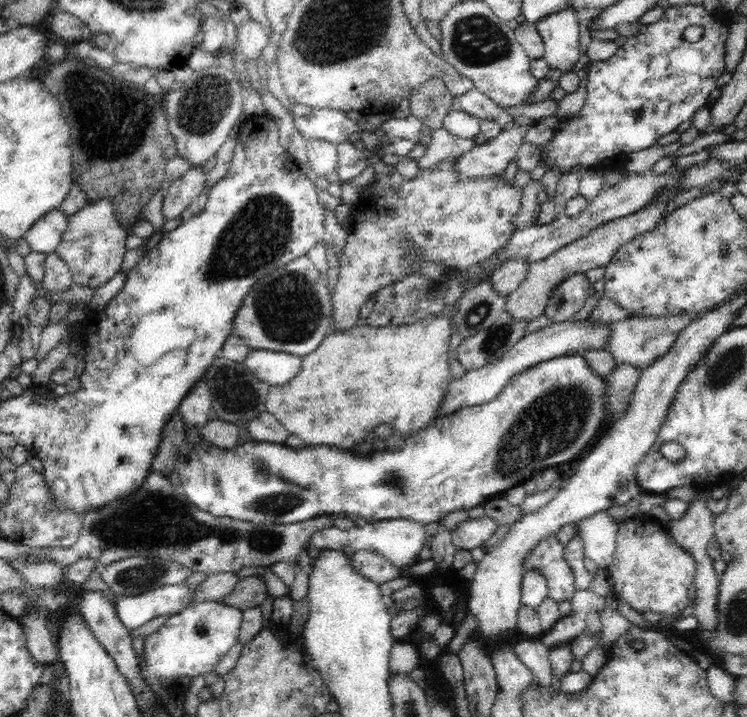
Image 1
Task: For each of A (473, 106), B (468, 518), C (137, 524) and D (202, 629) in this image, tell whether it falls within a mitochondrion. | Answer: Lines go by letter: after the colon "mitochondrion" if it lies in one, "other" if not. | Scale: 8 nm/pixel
A: other
B: other
C: mitochondrion
D: mitochondrion

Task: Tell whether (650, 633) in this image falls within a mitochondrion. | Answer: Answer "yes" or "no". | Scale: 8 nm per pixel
no

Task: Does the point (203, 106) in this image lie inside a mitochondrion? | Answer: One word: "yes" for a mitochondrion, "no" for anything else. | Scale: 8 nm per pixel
yes

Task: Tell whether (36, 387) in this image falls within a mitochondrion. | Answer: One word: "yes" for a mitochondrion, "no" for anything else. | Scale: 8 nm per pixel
no

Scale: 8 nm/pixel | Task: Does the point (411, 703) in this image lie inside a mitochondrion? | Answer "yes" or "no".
yes

